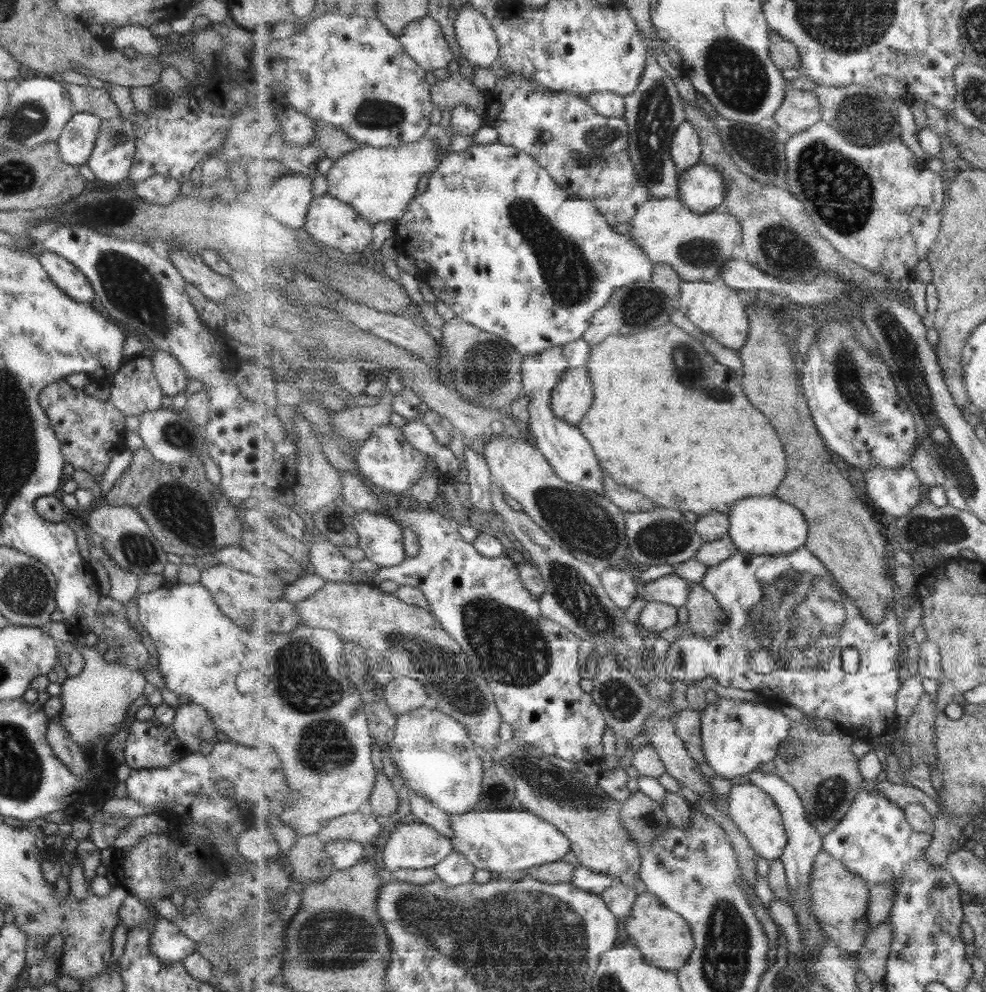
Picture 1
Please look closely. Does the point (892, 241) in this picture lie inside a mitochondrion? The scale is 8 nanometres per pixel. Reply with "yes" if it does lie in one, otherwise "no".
no

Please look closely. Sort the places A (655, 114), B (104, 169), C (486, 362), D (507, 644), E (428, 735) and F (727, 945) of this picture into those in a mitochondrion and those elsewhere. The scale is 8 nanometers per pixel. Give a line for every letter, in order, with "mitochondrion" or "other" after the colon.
A: mitochondrion
B: other
C: mitochondrion
D: mitochondrion
E: other
F: mitochondrion

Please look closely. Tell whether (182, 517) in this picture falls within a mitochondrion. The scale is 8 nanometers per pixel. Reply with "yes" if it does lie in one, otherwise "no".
yes

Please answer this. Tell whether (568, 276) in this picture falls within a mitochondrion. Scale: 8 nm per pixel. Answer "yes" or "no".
yes

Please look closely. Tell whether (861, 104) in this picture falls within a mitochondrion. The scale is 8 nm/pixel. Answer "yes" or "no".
yes

